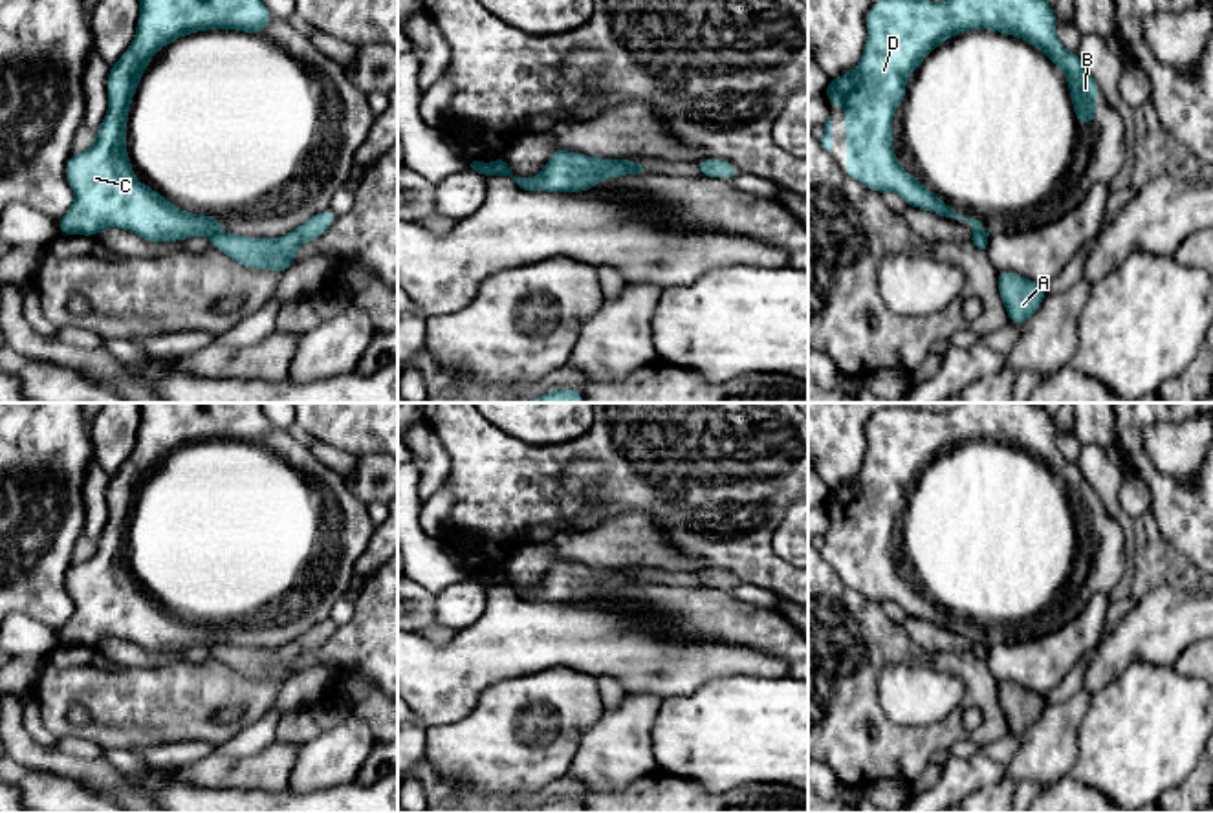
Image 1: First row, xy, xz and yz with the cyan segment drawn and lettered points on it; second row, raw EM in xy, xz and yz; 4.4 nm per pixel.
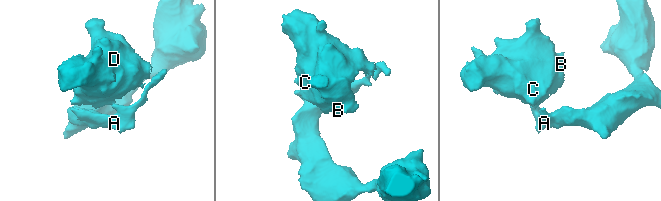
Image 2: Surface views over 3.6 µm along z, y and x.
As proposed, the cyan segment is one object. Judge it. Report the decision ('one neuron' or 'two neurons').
two neurons

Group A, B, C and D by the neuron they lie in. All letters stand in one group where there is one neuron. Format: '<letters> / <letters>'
A / B C D

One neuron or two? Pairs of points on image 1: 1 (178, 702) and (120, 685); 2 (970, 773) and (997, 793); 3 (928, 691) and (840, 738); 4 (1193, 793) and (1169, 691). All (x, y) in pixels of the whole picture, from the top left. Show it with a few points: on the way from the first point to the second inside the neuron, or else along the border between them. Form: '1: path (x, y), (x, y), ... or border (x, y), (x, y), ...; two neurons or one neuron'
1: path (163, 702), (134, 700); one neuron
2: border (1006, 775), (968, 793); two neurons
3: border (878, 671), (880, 709), (893, 722), (924, 727); two neurons
4: border (1193, 769), (1177, 786), (1162, 793); two neurons

